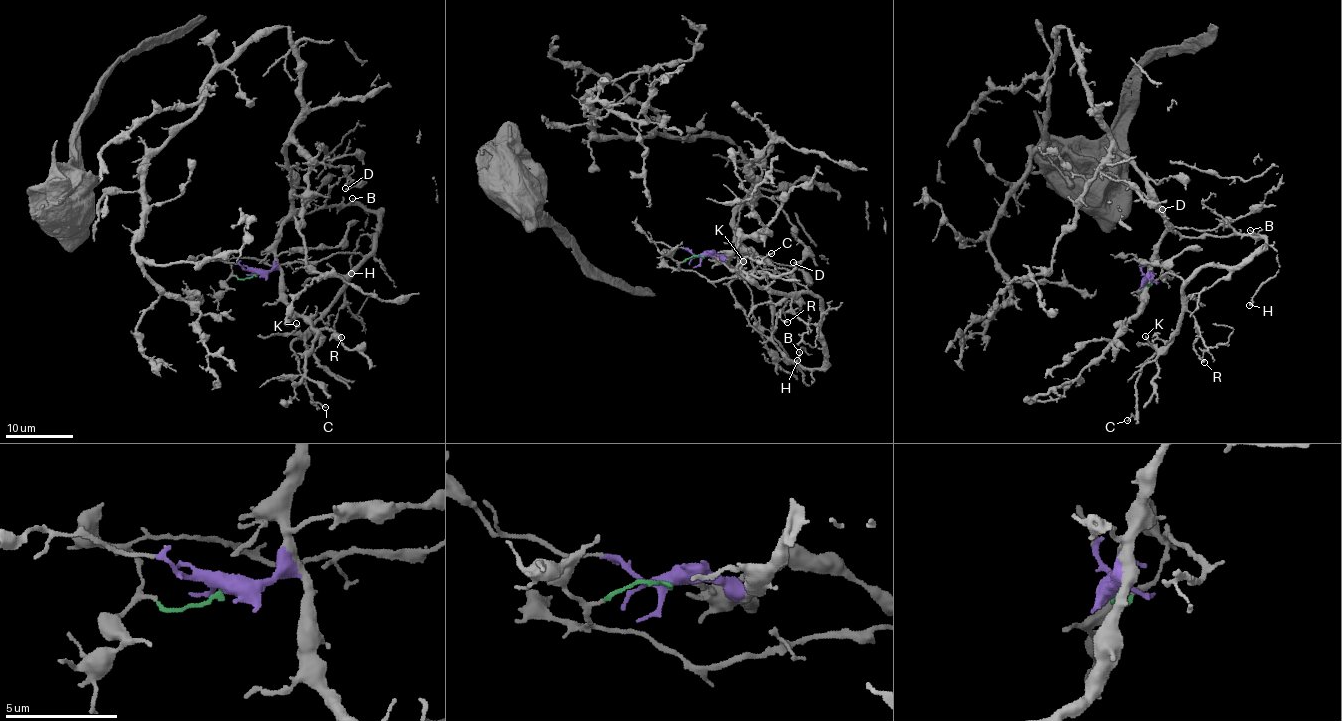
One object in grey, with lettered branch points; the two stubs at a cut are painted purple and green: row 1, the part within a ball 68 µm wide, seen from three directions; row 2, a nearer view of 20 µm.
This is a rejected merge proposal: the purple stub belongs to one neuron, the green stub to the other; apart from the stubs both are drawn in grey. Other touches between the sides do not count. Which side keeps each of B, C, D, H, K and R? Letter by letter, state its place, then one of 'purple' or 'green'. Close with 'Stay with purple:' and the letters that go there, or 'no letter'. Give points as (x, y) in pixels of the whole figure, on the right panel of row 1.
B: at (1250, 230); green
C: at (1127, 420); green
D: at (1162, 209); purple
H: at (1249, 305); green
K: at (1145, 336); green
R: at (1204, 362); green
Stay with purple: D

